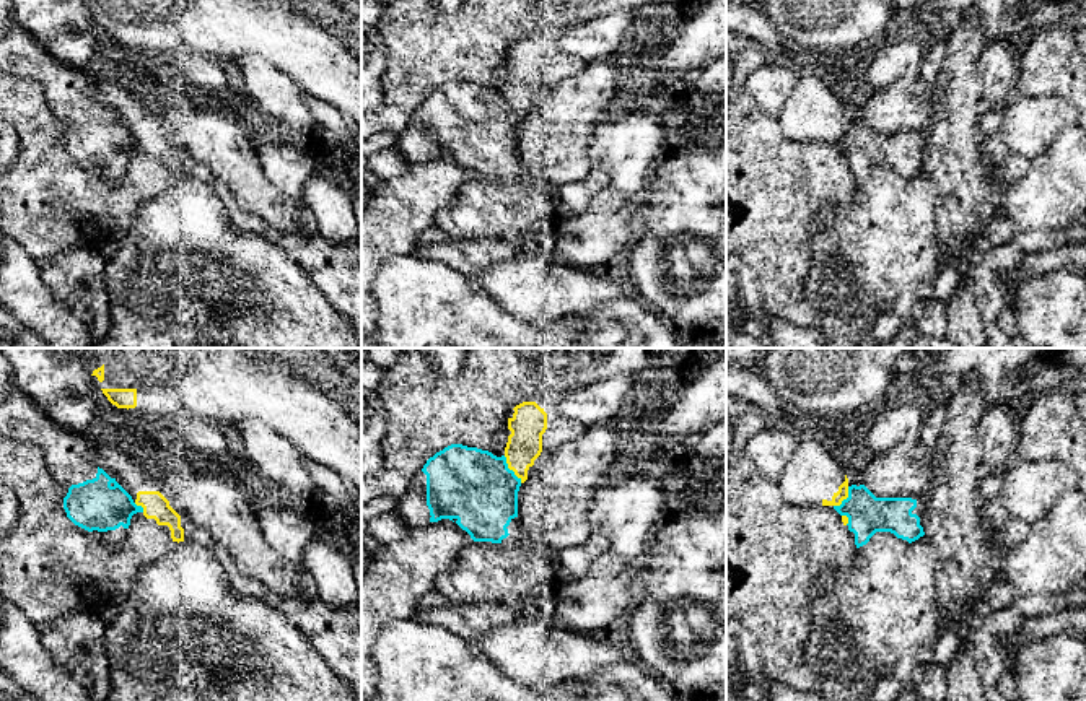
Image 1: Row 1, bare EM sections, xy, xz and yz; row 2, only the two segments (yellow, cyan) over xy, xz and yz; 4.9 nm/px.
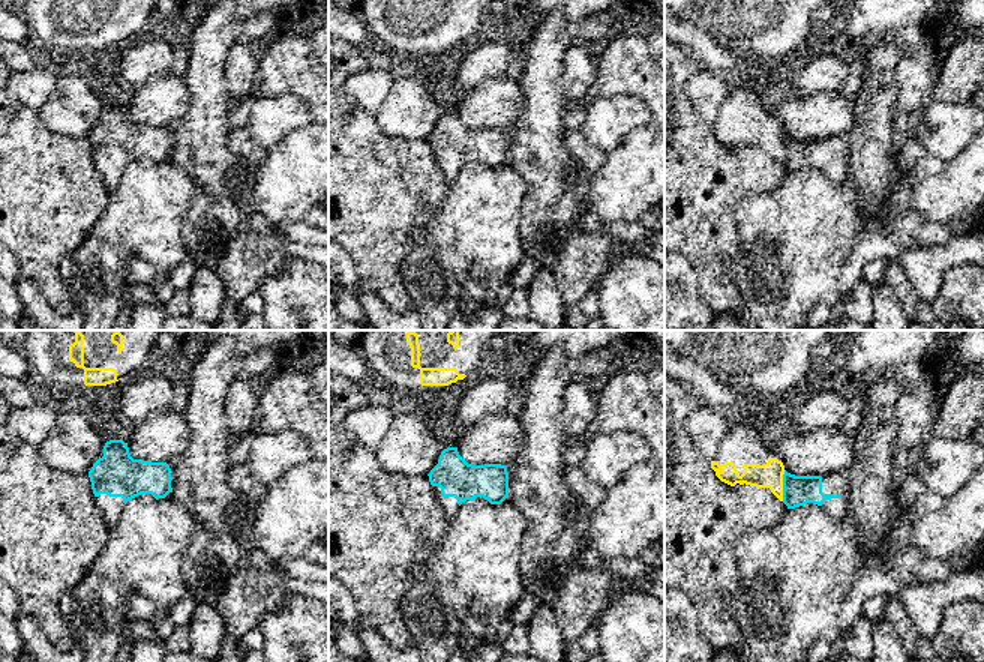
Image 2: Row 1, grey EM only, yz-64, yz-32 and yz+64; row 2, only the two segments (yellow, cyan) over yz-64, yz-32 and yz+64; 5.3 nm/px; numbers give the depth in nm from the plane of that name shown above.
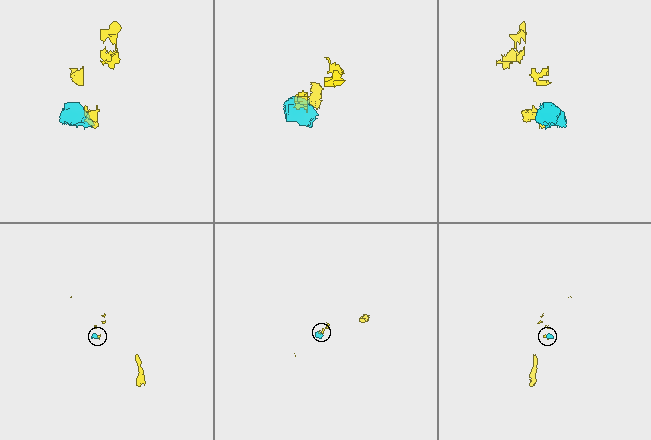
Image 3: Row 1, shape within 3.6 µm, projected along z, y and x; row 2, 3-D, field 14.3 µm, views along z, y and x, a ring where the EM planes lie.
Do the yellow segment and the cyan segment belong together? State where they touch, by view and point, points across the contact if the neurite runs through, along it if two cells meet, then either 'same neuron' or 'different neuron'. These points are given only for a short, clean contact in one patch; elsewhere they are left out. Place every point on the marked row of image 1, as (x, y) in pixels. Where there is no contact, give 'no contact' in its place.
xz (510, 469) | different neuron

